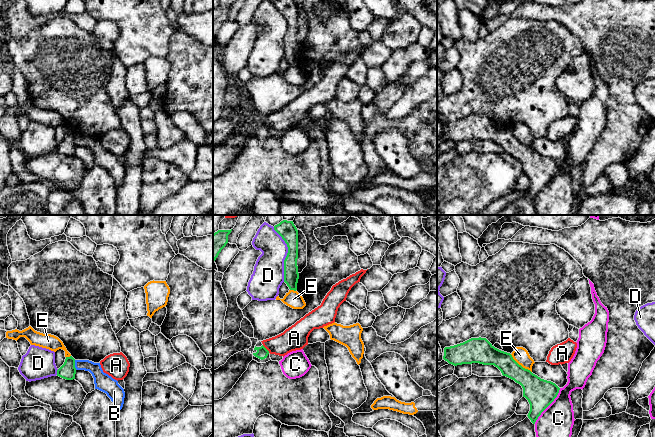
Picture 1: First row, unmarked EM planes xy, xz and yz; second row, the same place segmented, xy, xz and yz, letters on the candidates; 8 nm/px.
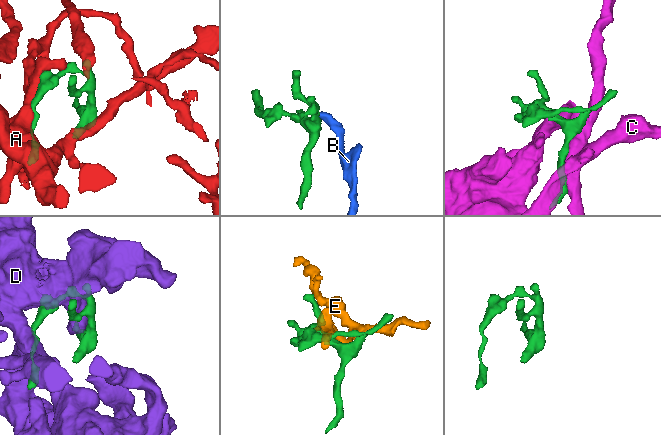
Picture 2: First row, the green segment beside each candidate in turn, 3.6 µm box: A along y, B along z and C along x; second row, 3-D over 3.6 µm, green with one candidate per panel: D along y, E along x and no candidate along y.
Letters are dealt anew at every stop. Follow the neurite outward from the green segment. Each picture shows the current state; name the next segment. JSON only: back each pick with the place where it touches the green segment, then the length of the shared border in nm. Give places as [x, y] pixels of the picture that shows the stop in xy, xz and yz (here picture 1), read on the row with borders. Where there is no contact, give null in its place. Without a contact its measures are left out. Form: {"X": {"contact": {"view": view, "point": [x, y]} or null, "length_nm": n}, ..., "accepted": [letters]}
{"accepted": []}

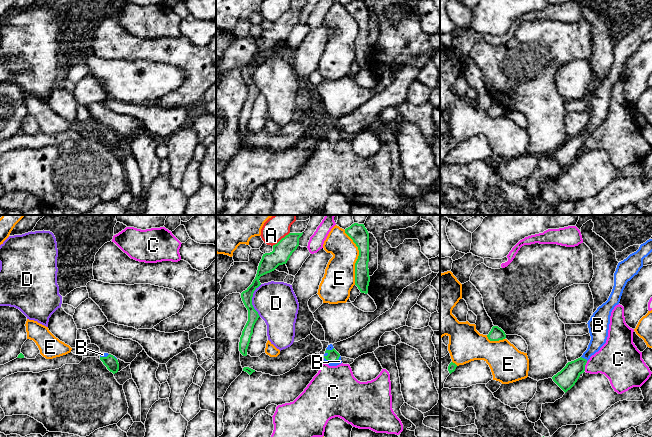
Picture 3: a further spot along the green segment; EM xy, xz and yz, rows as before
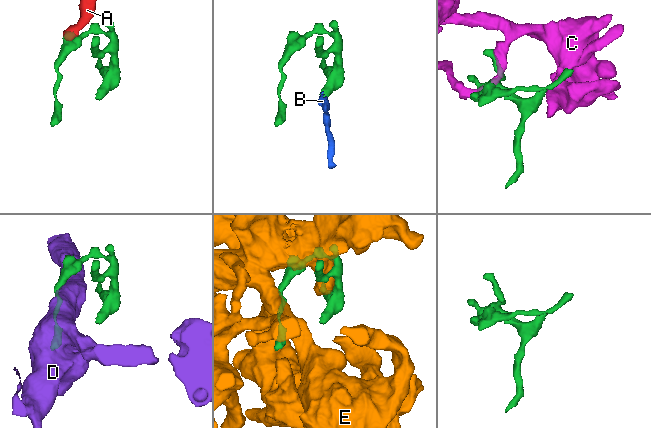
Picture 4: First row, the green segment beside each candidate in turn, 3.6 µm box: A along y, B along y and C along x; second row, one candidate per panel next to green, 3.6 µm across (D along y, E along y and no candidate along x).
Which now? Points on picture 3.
{"B": {"contact": {"view": "xz", "point": [332, 362]}, "length_nm": 140}, "accepted": ["B"]}

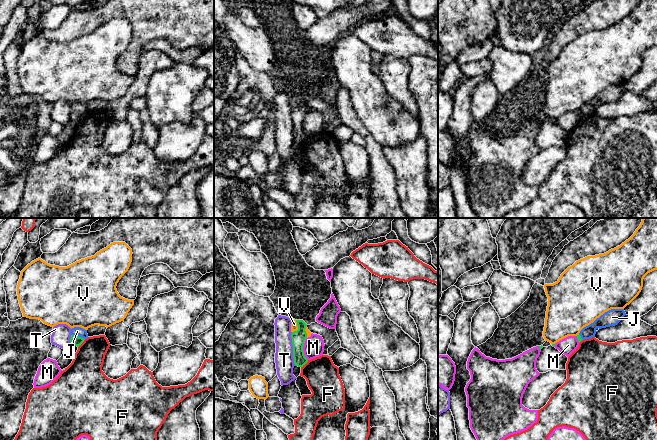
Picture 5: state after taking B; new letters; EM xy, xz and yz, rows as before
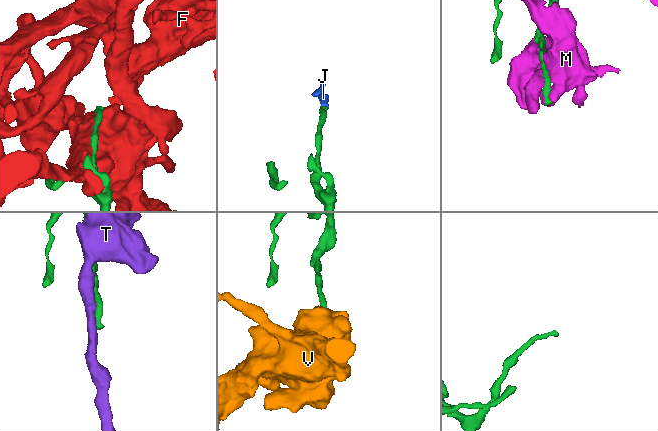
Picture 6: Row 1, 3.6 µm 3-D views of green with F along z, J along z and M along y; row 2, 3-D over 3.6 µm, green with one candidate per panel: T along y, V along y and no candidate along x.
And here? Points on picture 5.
{"J": {"contact": {"view": "xy", "point": [78, 336]}, "length_nm": 120}, "accepted": ["J"]}

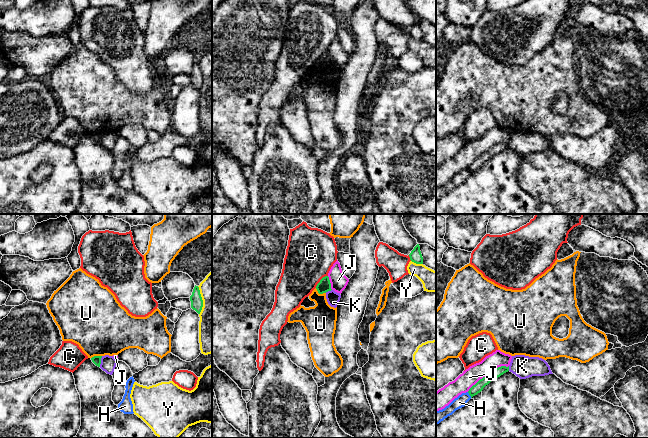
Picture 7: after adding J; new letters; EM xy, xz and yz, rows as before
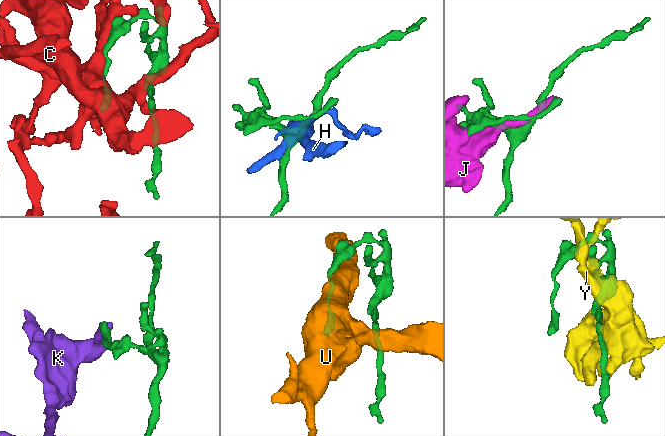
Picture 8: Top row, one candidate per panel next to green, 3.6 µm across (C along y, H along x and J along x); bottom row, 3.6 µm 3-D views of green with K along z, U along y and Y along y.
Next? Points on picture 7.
{"accepted": []}

